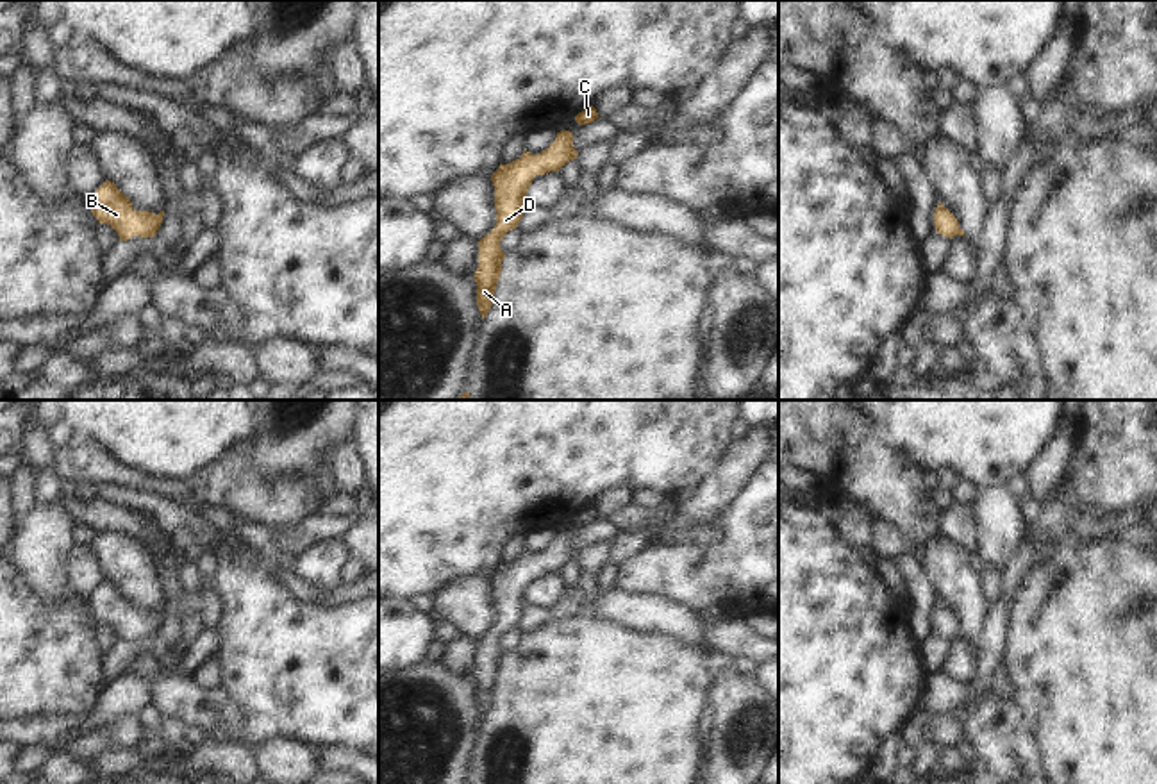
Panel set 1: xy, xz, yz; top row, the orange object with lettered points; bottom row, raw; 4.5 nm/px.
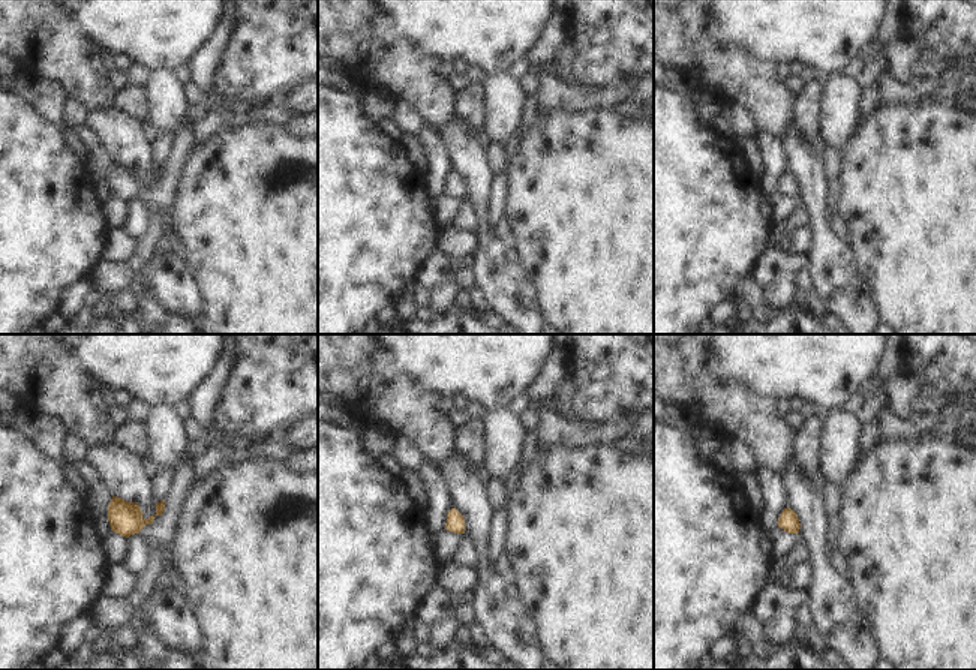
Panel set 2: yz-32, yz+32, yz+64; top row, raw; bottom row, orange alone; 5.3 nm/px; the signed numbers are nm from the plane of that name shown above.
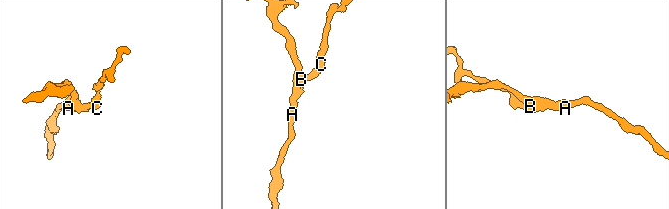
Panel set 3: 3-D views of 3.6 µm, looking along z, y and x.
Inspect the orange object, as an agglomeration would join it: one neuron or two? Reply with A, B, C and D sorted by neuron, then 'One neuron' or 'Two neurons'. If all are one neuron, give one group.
Groups: A B C D. One neuron.

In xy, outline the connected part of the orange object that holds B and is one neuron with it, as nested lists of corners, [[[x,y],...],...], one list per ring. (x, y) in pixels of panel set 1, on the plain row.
[[[105,580],[95,591],[89,598],[89,607],[98,623],[107,623],[118,632],[120,641],[127,641],[134,636],[154,638],[164,616],[164,611],[159,614],[136,611],[130,598],[111,580]]]

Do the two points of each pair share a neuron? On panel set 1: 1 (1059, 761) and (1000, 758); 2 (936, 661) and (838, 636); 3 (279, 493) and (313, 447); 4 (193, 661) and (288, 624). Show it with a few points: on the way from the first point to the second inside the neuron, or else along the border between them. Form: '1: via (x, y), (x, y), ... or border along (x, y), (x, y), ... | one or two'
1: border along (1025, 720), (1043, 765) | two
2: border along (920, 643), (927, 675) | two
3: border along (256, 454), (261, 468), (272, 479), (313, 479) | two
4: border along (218, 624), (220, 654) | two

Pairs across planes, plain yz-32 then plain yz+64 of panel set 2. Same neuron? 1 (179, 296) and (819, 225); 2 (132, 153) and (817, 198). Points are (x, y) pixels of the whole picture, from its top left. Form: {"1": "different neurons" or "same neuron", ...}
{"1": "same neuron", "2": "same neuron"}

